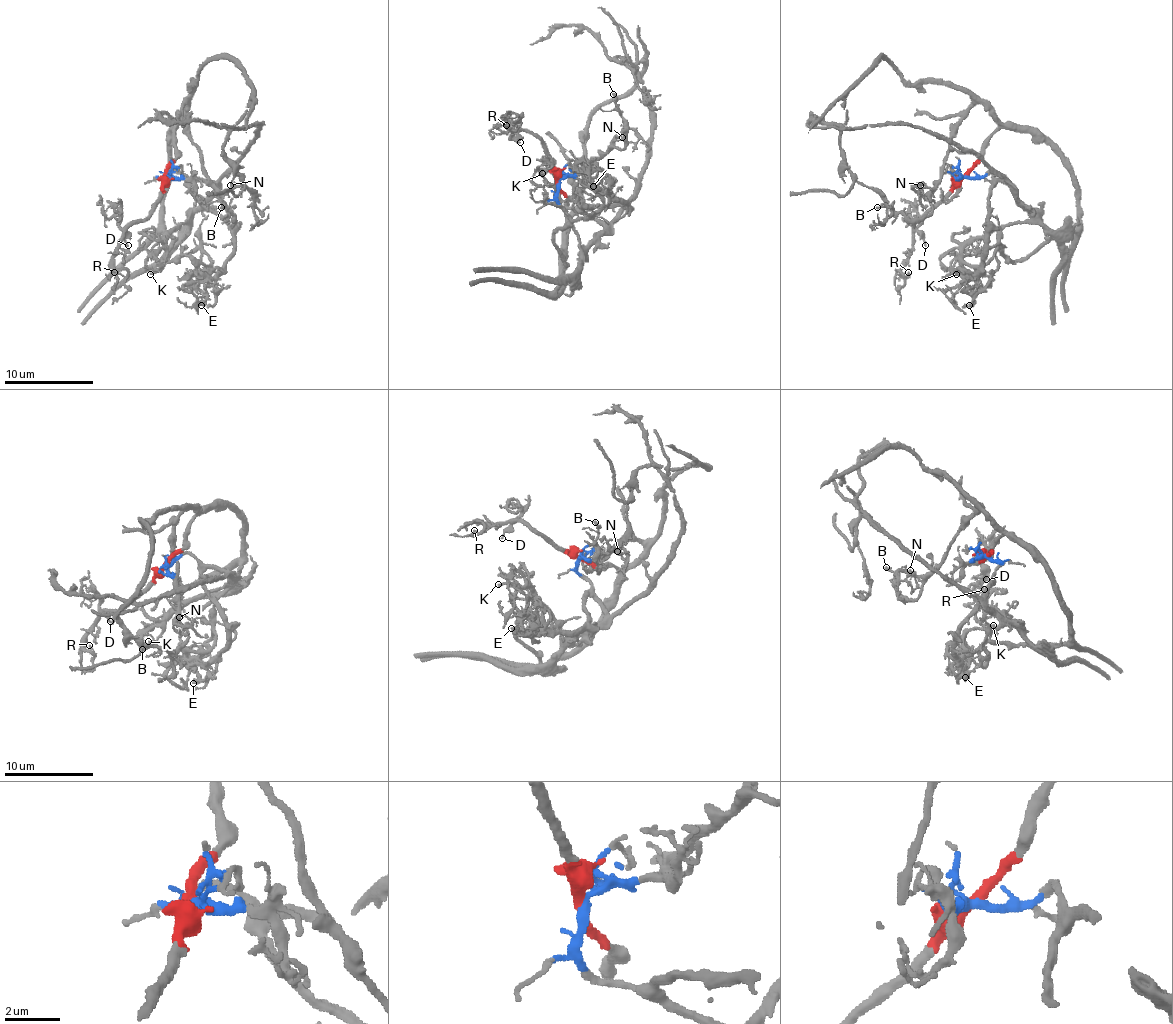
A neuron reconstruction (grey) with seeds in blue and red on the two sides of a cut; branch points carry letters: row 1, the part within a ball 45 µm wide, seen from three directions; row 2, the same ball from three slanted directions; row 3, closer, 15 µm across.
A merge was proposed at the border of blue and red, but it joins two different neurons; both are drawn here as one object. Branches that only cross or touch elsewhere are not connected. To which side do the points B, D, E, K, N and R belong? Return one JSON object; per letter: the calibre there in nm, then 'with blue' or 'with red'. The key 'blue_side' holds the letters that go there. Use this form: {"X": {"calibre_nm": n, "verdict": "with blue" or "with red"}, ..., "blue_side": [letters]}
{"B": {"calibre_nm": 200, "verdict": "with red"}, "D": {"calibre_nm": 140, "verdict": "with red"}, "E": {"calibre_nm": 280, "verdict": "with blue"}, "K": {"calibre_nm": 160, "verdict": "with blue"}, "N": {"calibre_nm": 160, "verdict": "with red"}, "R": {"calibre_nm": 130, "verdict": "with red"}, "blue_side": ["E", "K"]}

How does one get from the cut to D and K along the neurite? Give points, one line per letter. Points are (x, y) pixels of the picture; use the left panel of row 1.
D: (167, 176), (167, 187), (156, 207), (145, 219), (132, 223), (127, 230), (127, 245)
K: (167, 176), (172, 172), (205, 178), (212, 185), (212, 194), (187, 221), (167, 236), (165, 265), (149, 274)

